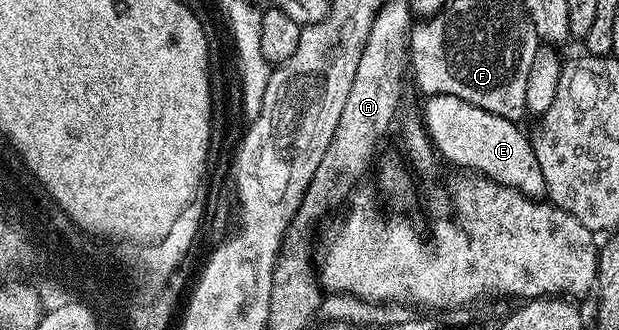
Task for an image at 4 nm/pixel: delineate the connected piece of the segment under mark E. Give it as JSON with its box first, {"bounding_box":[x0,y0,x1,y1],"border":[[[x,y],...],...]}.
{"bounding_box":[420,94,547,200],"border":[[[449,94],[429,95],[424,101],[426,101],[424,110],[420,116],[431,136],[433,147],[443,159],[445,157],[454,165],[466,168],[465,170],[482,174],[508,187],[514,187],[528,198],[540,200],[547,195],[542,168],[539,167],[537,157],[534,155],[532,141],[527,133],[522,132],[519,123],[513,119],[486,112],[477,105],[472,105],[468,101],[462,101],[460,97]]]}

